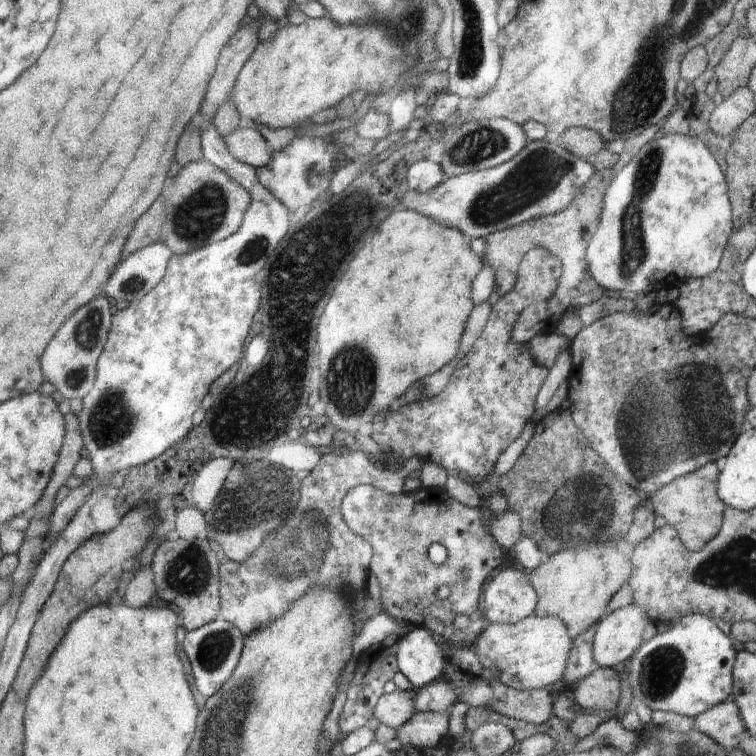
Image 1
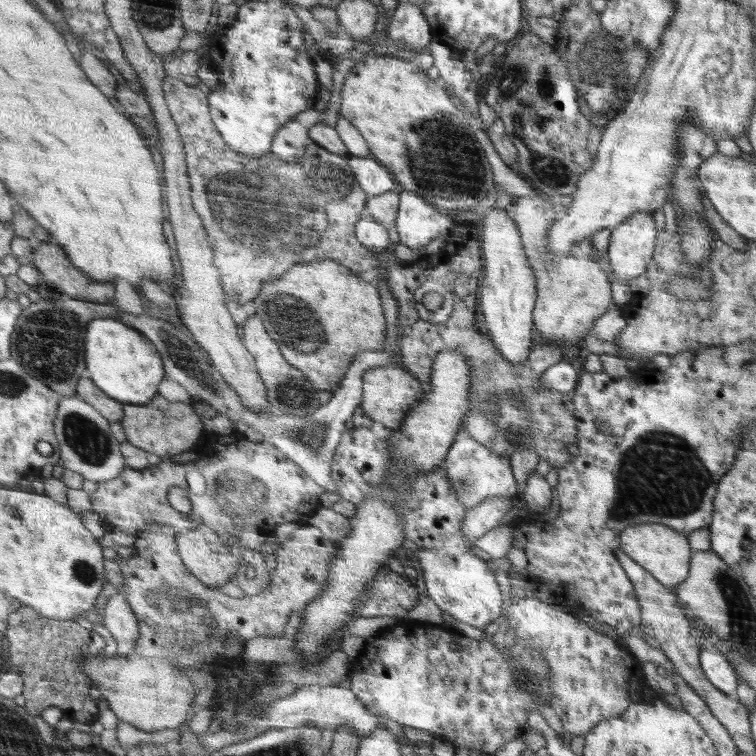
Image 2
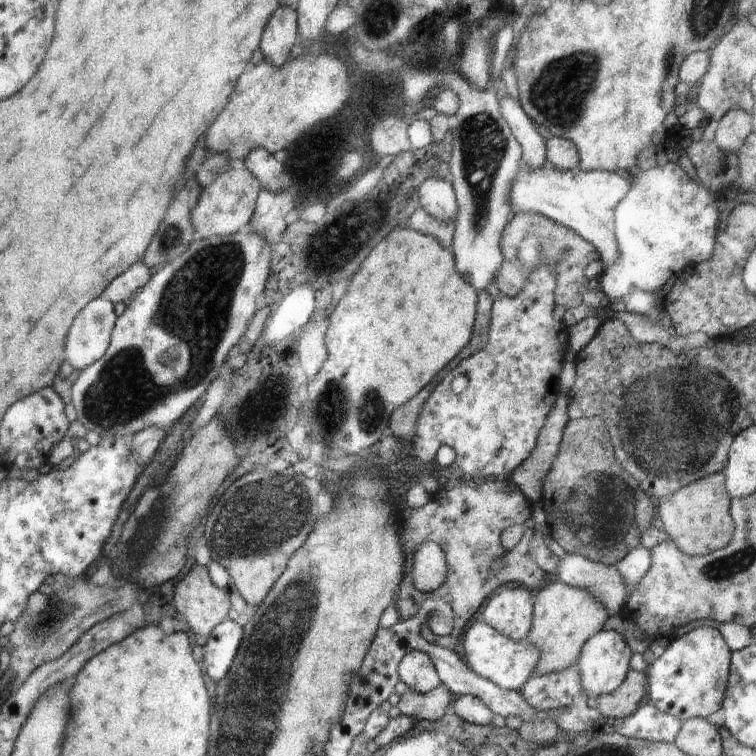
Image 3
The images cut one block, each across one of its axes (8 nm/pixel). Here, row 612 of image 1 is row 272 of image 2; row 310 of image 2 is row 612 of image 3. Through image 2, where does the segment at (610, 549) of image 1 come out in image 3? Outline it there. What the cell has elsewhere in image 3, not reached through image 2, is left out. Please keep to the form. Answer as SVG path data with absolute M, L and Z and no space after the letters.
M553 578L536 594L535 625L527 638L540 652L540 662L536 666L536 675L546 676L552 672L562 672L579 661L583 647L597 633L604 629L609 615L602 604L586 590L578 586L569 586Z

